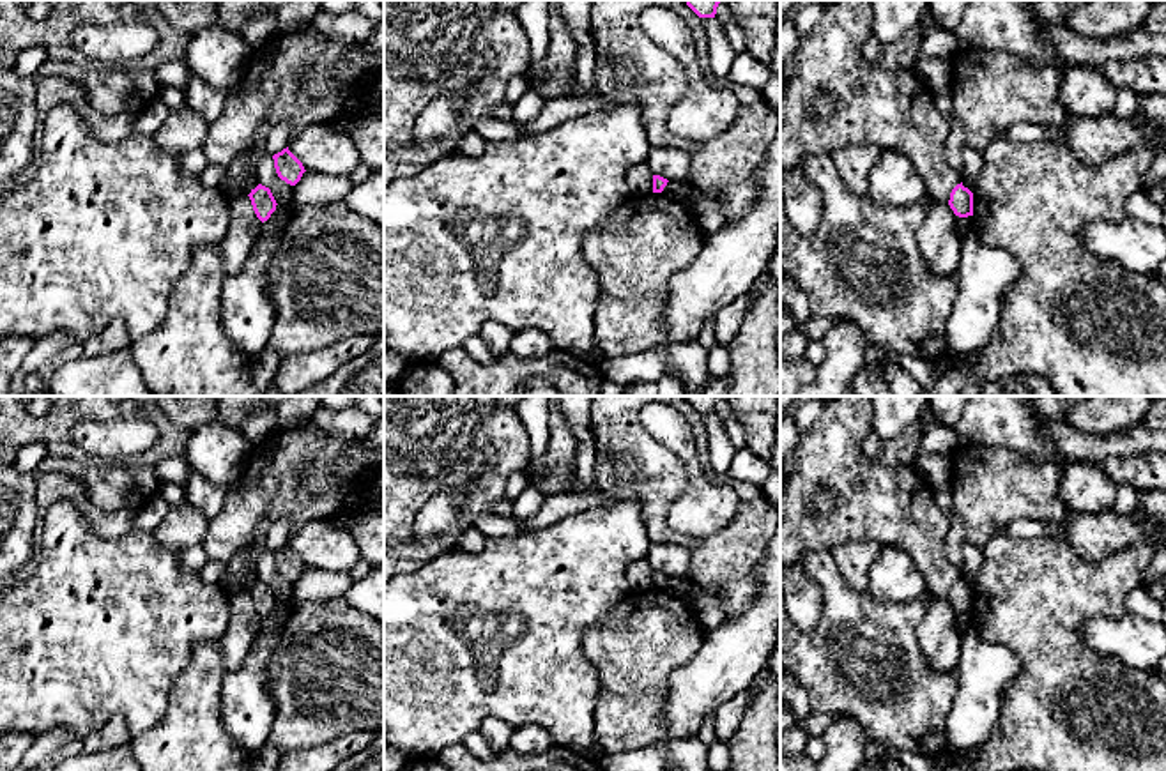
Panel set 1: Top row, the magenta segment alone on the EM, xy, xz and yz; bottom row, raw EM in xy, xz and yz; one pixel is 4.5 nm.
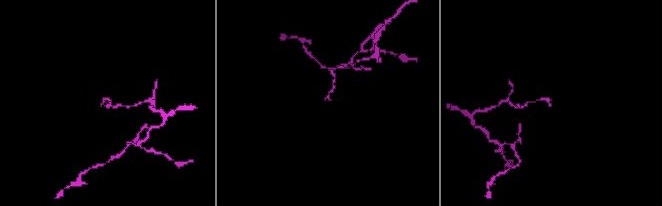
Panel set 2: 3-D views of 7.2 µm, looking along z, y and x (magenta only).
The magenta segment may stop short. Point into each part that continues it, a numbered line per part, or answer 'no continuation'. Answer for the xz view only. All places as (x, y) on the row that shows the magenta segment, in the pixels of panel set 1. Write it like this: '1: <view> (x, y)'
no continuation

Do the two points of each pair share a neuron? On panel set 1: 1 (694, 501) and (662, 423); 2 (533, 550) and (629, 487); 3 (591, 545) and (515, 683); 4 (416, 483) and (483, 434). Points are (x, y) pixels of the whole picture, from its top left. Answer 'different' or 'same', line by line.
1: same
2: different
3: same
4: same

